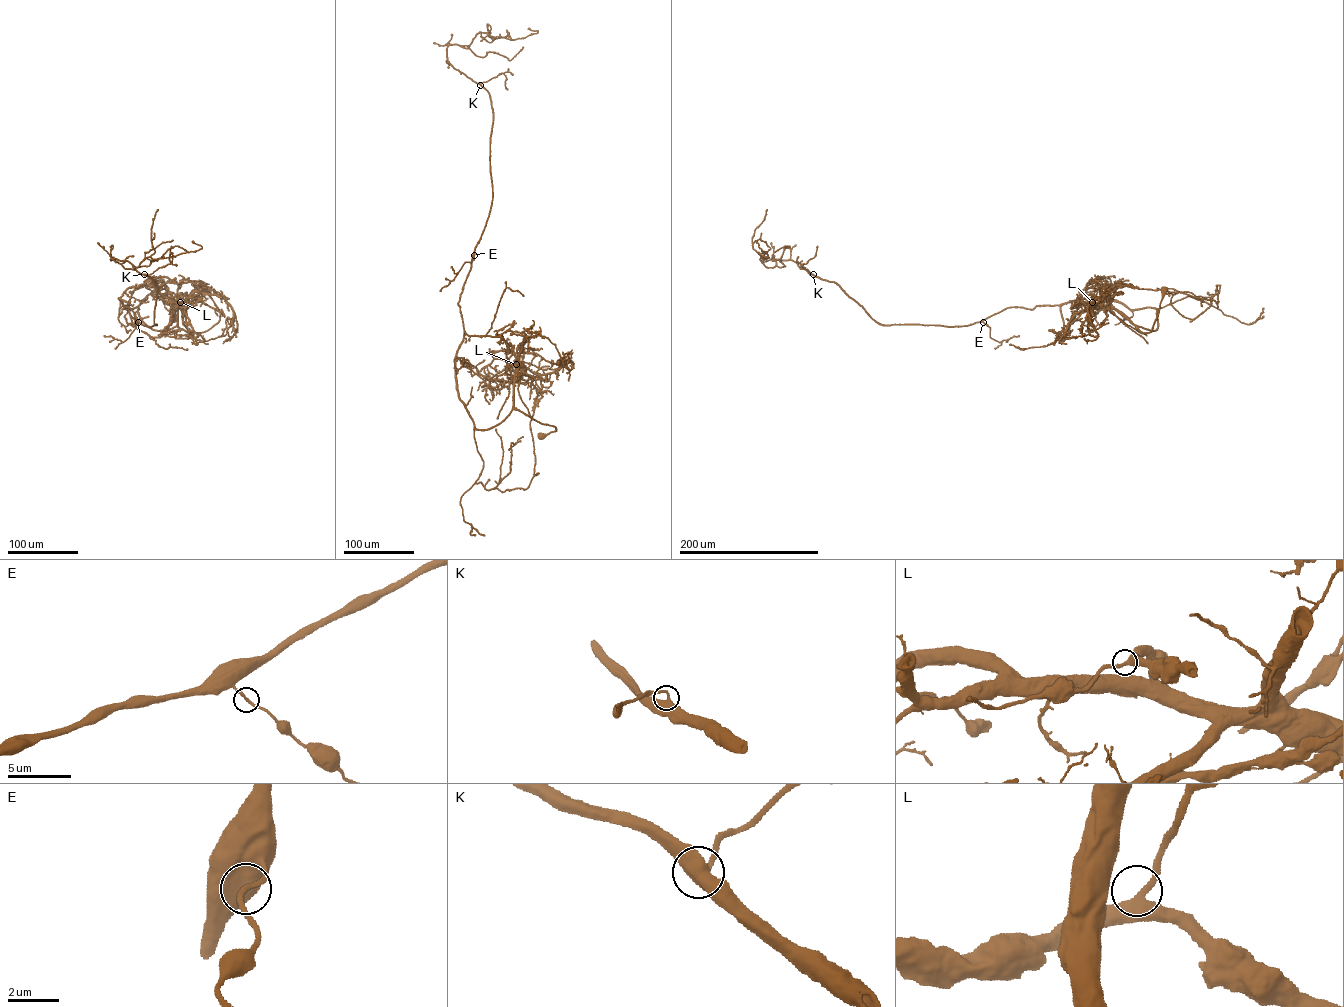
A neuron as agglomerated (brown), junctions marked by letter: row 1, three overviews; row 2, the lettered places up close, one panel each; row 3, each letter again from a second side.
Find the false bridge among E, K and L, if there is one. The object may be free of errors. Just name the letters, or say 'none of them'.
none of them

